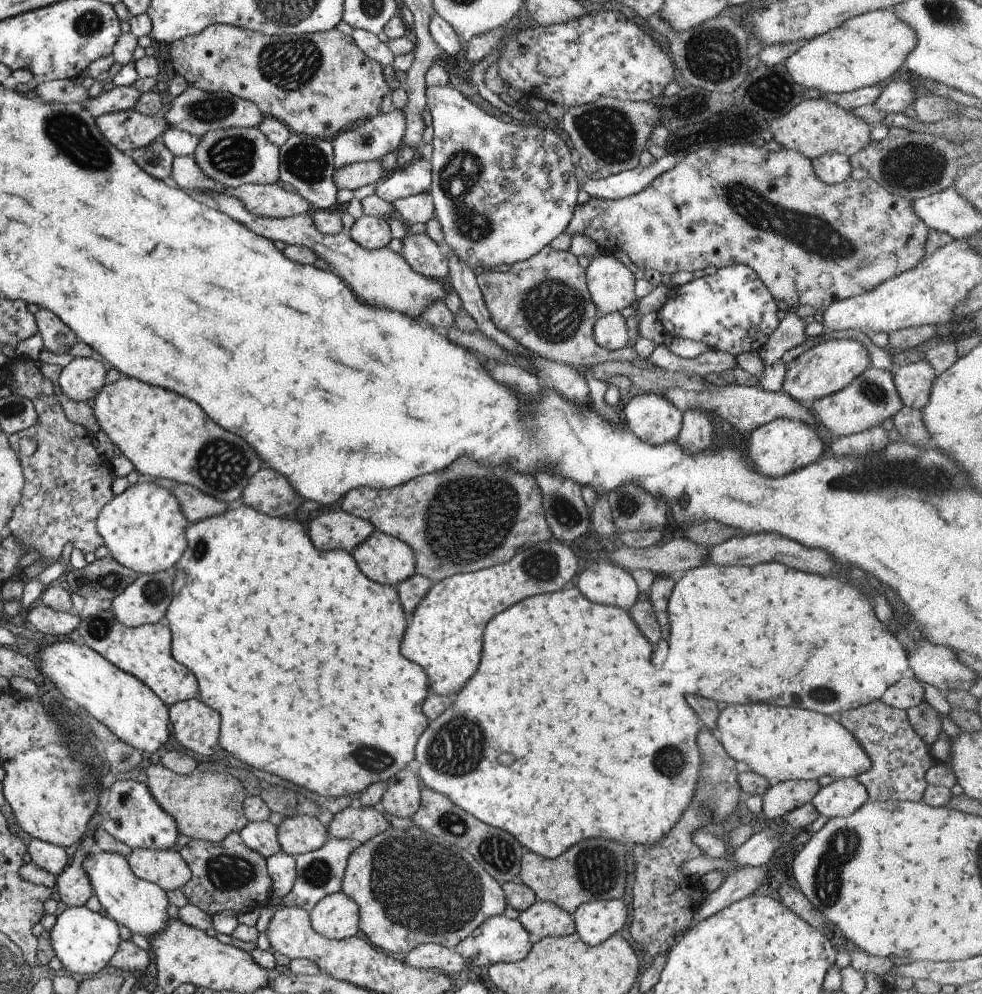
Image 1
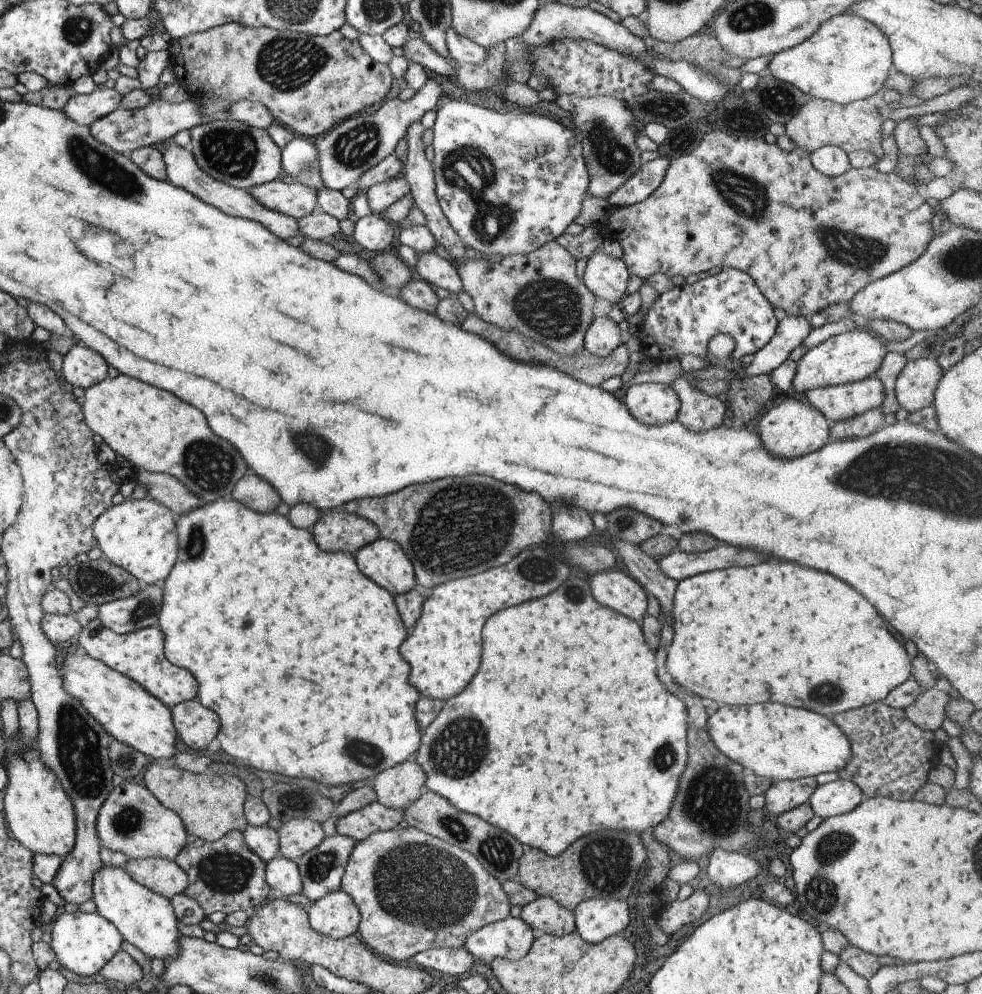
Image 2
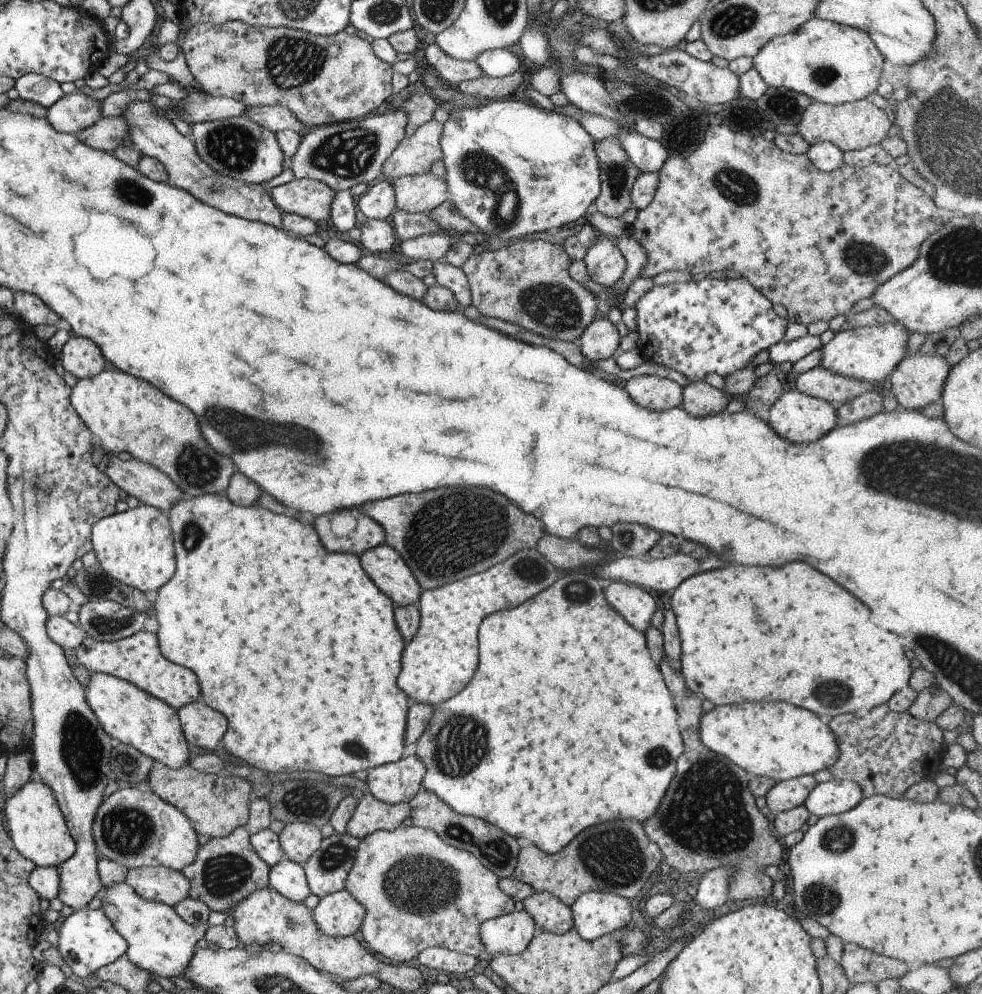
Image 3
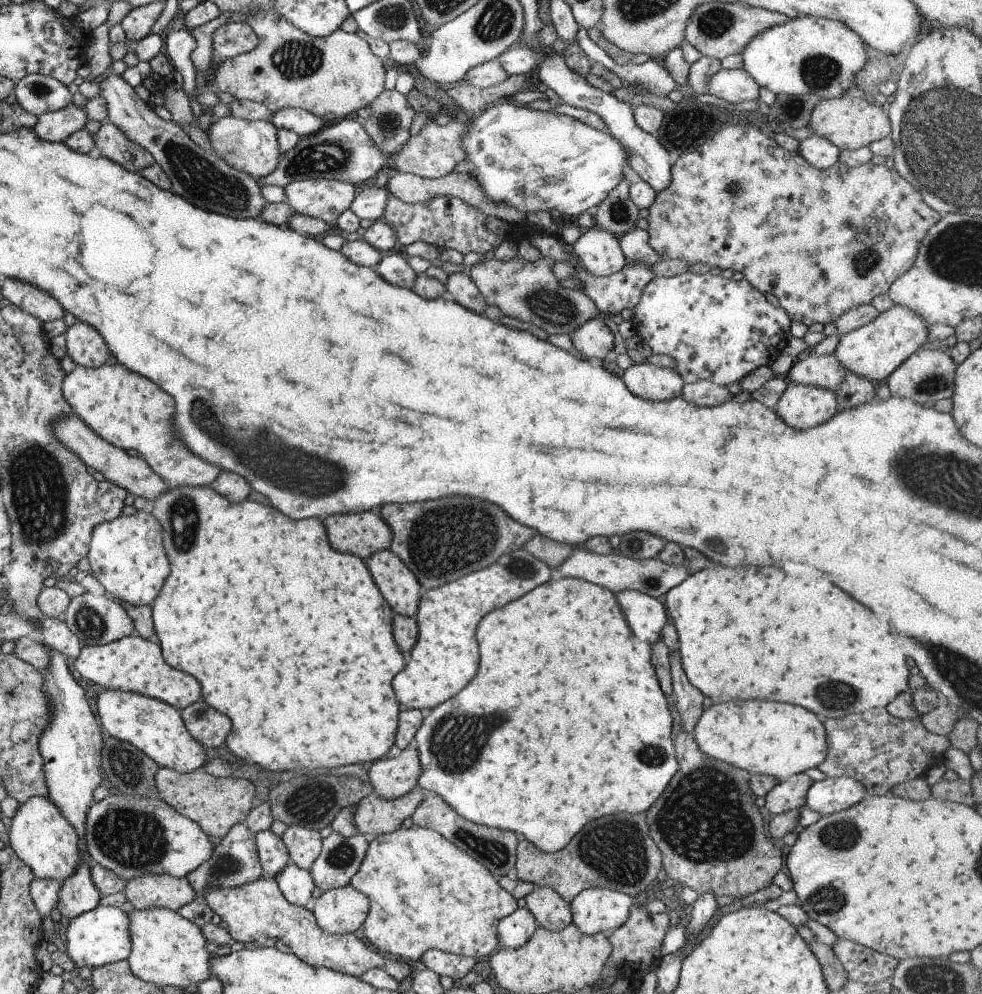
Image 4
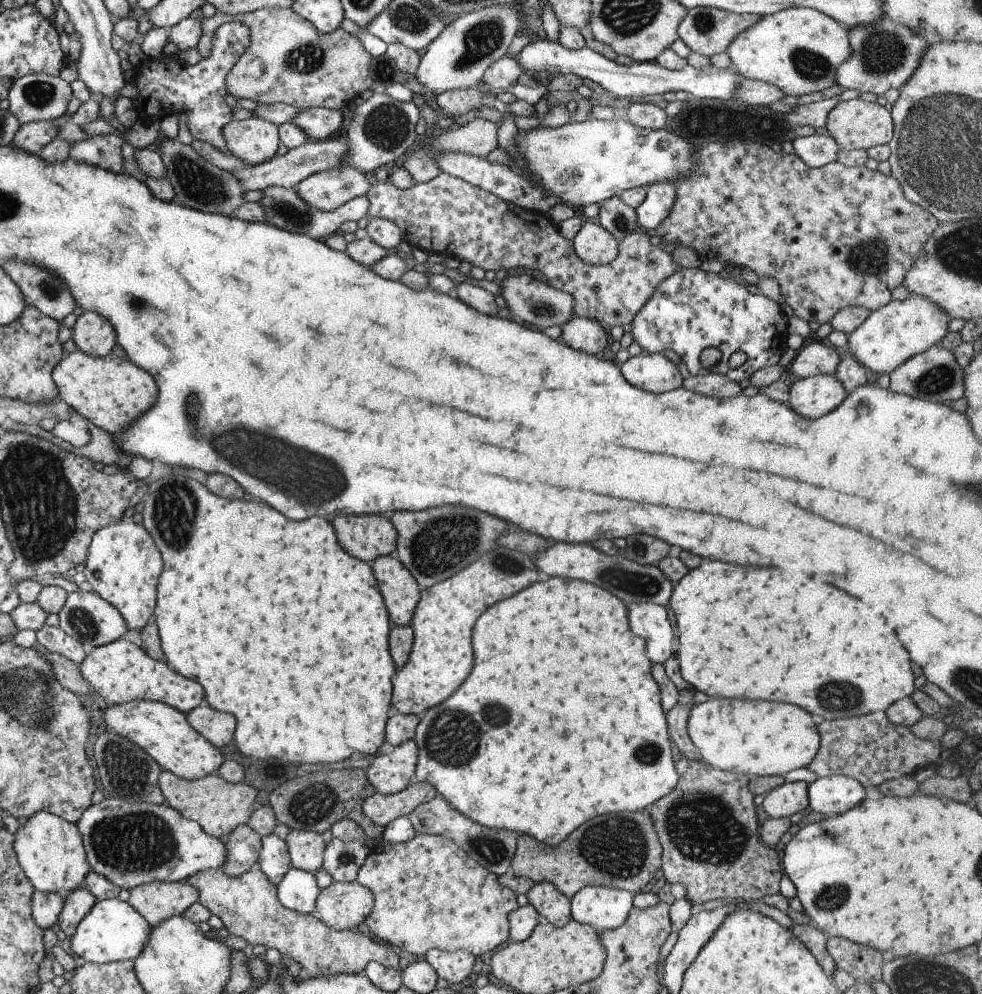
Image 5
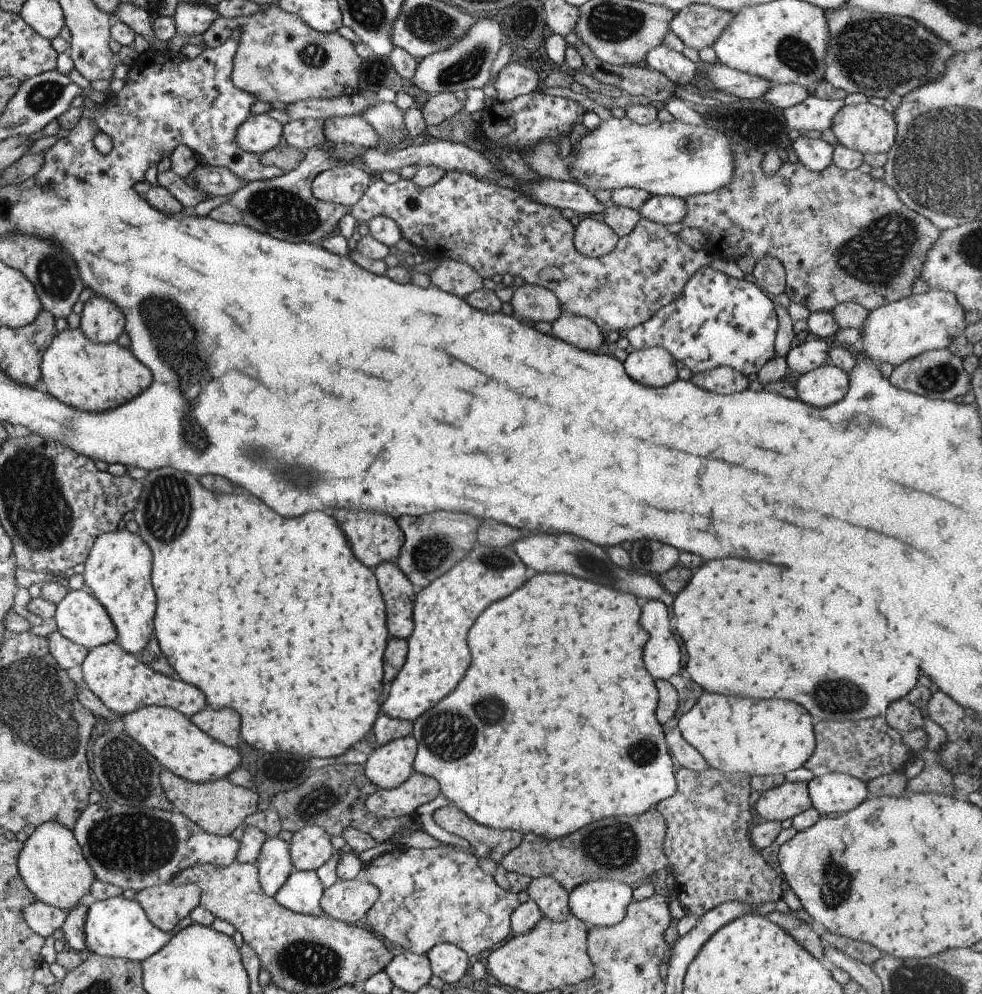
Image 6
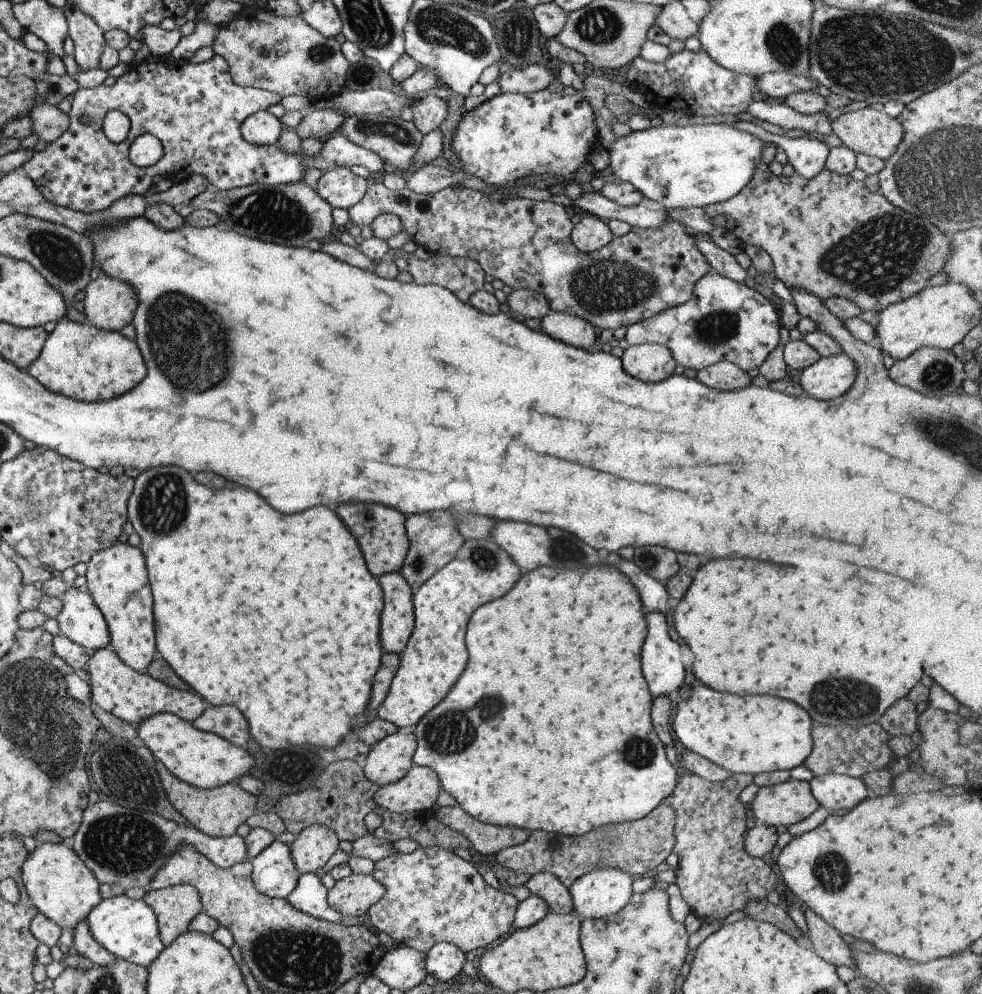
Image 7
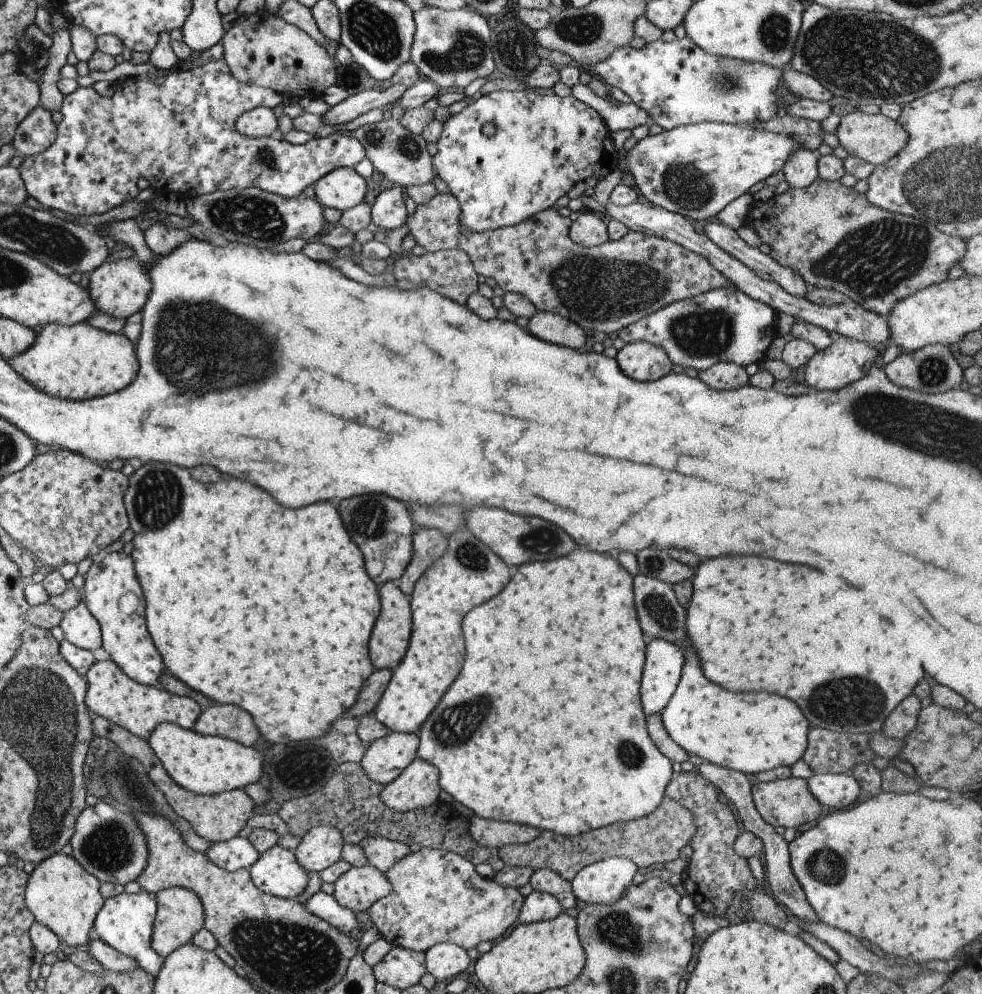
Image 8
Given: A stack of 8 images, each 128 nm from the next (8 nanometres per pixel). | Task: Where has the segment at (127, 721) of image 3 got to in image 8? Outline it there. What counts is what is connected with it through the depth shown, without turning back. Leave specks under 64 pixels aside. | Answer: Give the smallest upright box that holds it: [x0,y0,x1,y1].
[146,722,261,795]

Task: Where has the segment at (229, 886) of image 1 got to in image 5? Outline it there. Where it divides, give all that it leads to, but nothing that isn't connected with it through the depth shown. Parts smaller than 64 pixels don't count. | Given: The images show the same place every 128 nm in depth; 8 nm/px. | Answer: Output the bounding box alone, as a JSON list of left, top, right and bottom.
[219,824,260,877]

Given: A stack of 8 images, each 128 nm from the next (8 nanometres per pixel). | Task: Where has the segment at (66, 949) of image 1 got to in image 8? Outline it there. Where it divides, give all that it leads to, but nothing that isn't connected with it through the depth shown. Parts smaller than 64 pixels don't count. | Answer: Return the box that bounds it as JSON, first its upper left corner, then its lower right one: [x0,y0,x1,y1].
[92,890,164,978]

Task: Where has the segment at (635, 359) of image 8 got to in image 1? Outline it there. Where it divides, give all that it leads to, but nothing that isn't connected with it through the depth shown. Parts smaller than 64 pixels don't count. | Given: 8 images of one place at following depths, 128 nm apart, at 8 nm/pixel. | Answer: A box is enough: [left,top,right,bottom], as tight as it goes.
[623,392,682,446]

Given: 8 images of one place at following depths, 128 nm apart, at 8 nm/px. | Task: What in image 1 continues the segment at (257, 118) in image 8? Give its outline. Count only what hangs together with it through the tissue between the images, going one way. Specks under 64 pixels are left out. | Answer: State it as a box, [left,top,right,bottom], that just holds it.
[194,127,279,187]

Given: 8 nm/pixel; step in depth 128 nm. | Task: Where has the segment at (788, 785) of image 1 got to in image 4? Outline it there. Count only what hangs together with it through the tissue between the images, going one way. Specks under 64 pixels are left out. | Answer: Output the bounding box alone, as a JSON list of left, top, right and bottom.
[764,773,813,815]

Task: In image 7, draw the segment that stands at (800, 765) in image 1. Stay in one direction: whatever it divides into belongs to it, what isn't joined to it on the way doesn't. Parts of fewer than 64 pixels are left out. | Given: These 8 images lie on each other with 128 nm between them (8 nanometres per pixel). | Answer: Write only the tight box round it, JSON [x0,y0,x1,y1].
[673,680,813,775]

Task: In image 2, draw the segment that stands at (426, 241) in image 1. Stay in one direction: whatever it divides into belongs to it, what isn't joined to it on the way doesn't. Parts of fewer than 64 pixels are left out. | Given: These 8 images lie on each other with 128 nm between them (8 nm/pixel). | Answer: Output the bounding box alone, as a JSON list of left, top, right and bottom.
[412,251,462,295]

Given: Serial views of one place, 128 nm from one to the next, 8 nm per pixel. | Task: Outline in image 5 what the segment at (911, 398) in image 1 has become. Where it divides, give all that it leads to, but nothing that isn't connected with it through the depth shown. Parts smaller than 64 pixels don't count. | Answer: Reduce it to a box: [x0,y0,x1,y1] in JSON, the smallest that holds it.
[888,345,962,404]

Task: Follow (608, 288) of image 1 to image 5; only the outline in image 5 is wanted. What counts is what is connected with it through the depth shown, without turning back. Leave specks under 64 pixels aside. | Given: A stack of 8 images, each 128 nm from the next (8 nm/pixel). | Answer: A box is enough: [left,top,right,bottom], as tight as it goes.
[571,219,618,266]

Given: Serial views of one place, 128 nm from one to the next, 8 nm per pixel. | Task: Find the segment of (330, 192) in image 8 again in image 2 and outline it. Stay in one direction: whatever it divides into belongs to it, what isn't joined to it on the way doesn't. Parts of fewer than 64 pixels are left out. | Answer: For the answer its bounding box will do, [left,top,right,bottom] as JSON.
[247,177,316,219]

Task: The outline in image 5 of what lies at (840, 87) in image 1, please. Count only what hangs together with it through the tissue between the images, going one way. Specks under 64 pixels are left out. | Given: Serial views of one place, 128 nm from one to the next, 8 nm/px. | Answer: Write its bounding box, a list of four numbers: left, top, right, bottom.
[726,7,851,98]

